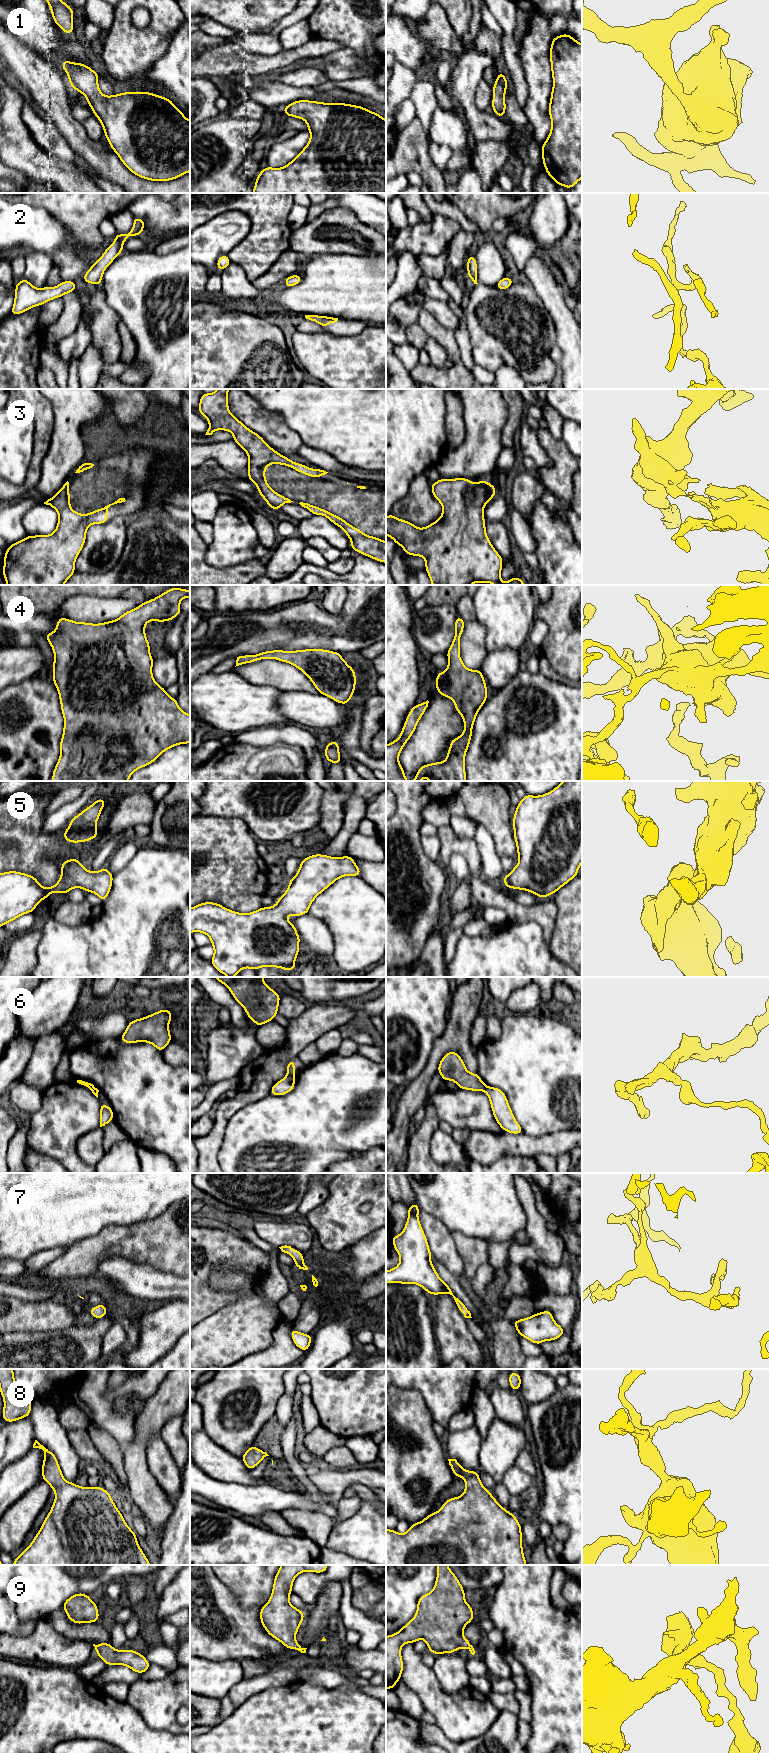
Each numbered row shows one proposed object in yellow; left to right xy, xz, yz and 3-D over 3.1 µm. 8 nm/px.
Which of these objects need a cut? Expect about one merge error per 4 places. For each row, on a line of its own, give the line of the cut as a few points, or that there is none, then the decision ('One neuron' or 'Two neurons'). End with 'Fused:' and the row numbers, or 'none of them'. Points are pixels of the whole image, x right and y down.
1: No split. One neuron
2: No split. One neuron
3: No split. One neuron
4: No split. One neuron
5: No split. One neuron
6: Split along xz (287, 1074), (294, 1076). Two neurons
7: No split. One neuron
8: No split. One neuron
9: No split. One neuron
Fused: 6

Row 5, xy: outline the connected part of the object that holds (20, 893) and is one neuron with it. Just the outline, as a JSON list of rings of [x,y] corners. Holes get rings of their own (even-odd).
[[[76,858],[61,864],[60,879],[52,887],[44,888],[34,876],[18,871],[0,873],[0,927],[34,912],[37,904],[53,891],[67,895],[73,888],[83,888],[104,902],[111,890],[113,876],[107,866],[99,871],[88,871]]]

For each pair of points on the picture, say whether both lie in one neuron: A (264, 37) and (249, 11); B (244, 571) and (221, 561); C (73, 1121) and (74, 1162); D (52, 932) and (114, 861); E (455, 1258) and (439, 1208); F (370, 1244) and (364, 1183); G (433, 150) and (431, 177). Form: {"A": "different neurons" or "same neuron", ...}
{"A": "different neurons", "B": "different neurons", "C": "same neuron", "D": "different neurons", "E": "different neurons", "F": "different neurons", "G": "different neurons"}

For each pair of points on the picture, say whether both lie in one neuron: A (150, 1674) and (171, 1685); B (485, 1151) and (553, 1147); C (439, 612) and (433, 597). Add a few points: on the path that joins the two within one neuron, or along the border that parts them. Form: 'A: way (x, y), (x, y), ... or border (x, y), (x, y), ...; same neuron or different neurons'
A: border (172, 1671), (163, 1678), (140, 1680); different neurons
B: way (502, 1144), (536, 1145); same neuron
C: border (426, 603), (431, 605), (452, 604), (454, 606); different neurons

